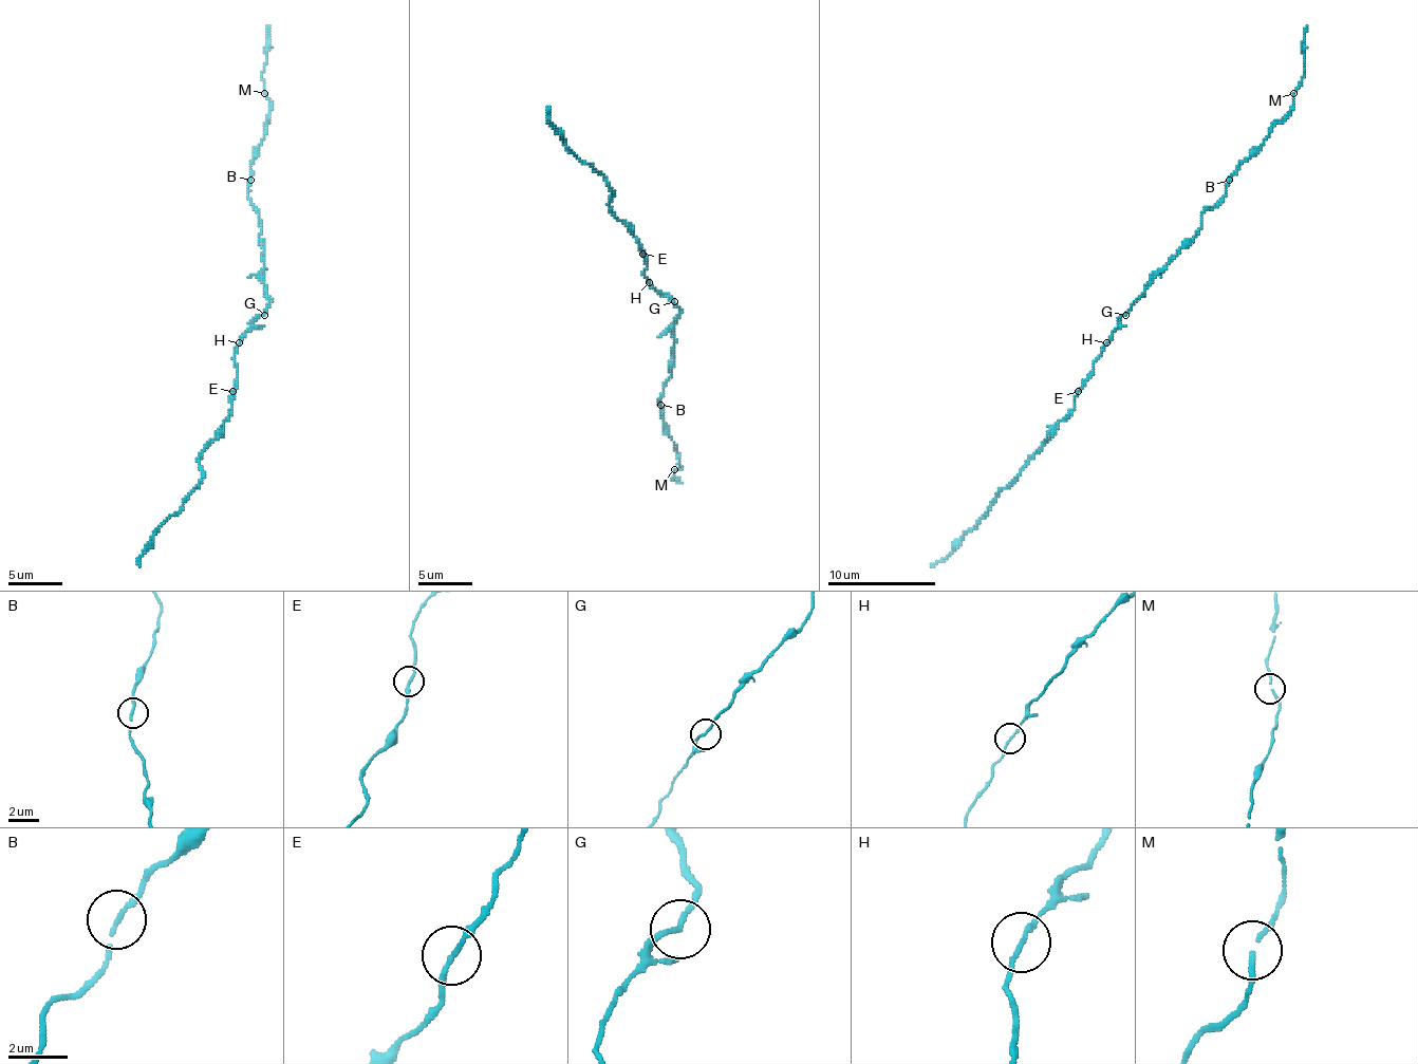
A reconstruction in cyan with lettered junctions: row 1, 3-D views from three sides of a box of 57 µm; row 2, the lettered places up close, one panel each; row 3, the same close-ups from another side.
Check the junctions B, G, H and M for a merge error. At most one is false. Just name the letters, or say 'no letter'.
no letter

